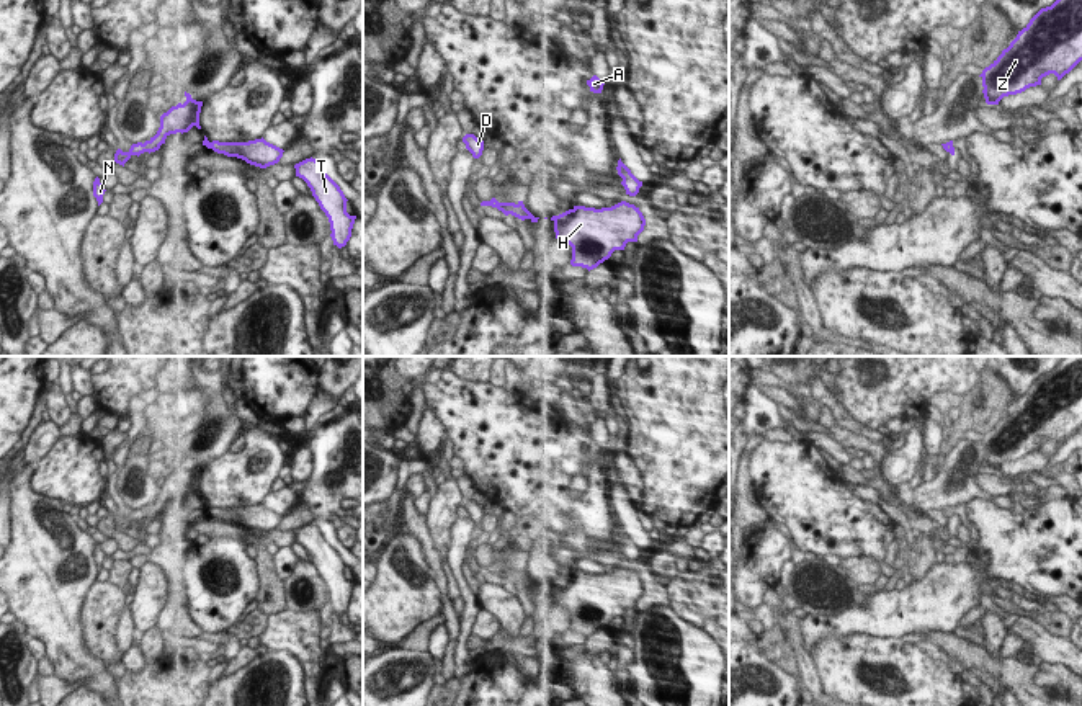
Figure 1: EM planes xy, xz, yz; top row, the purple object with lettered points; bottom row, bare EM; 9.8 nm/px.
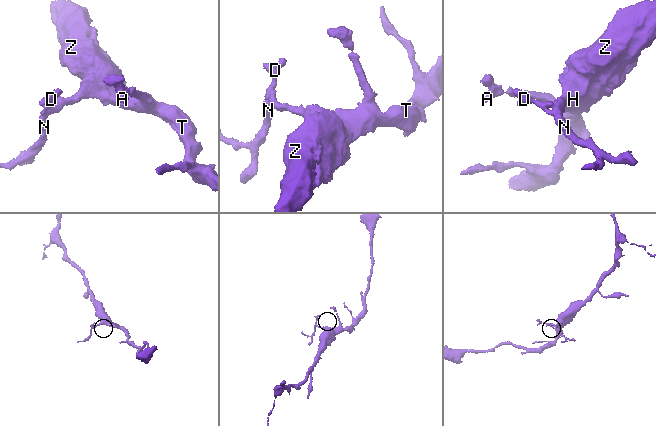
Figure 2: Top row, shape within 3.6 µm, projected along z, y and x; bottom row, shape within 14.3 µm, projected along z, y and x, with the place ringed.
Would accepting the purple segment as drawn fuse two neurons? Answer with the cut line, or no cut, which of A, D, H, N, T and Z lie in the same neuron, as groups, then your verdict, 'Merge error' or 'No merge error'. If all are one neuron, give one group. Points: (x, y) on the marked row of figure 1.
No split. Groups: A D H N T Z. No merge error

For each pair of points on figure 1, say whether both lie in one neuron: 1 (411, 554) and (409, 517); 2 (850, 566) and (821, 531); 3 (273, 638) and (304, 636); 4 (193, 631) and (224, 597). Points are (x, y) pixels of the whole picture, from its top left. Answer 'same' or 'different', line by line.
1: different
2: different
3: same
4: different

